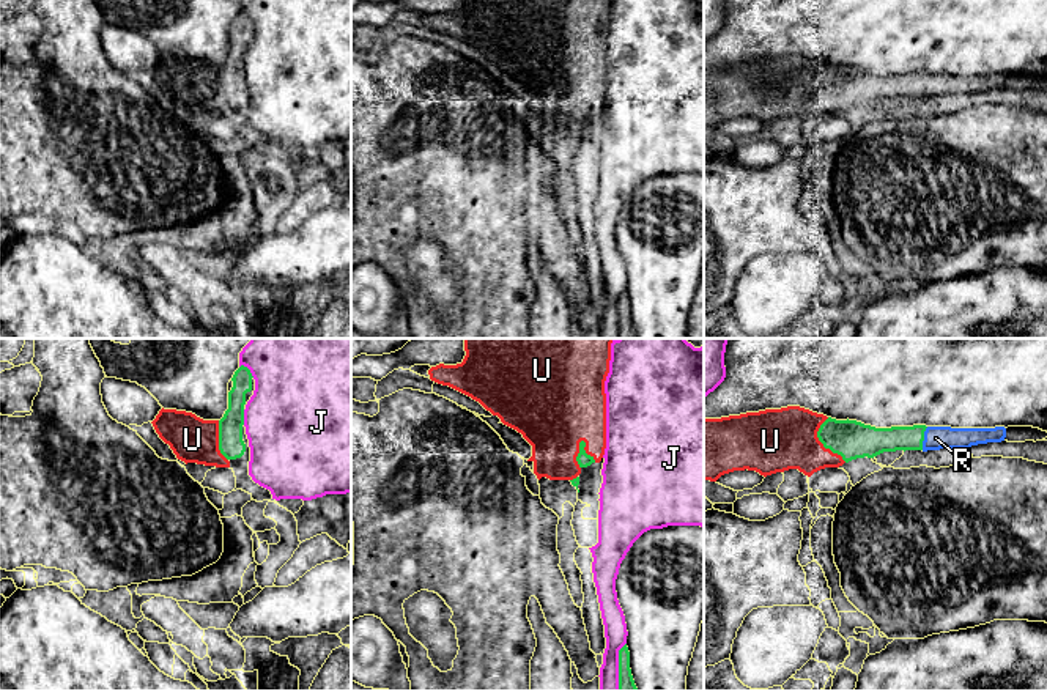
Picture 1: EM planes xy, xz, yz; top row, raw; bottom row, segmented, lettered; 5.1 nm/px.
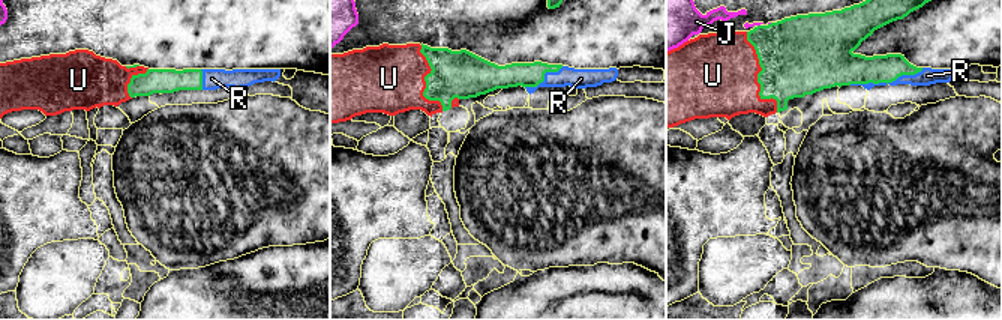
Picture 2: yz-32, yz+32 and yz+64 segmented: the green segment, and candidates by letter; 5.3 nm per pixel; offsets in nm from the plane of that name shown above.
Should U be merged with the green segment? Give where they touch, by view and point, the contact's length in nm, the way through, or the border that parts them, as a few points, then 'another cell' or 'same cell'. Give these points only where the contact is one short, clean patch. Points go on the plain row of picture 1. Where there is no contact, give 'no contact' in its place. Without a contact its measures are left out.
contact xz (578, 101); length 150 nm; same cell

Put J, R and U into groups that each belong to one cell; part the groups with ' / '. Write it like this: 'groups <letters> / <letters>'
groups J / R U

